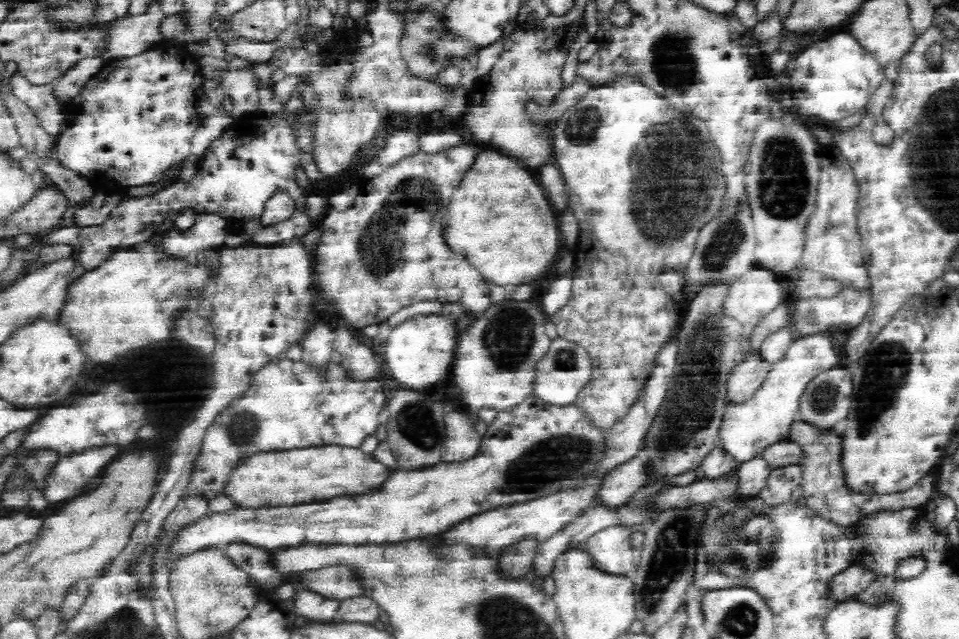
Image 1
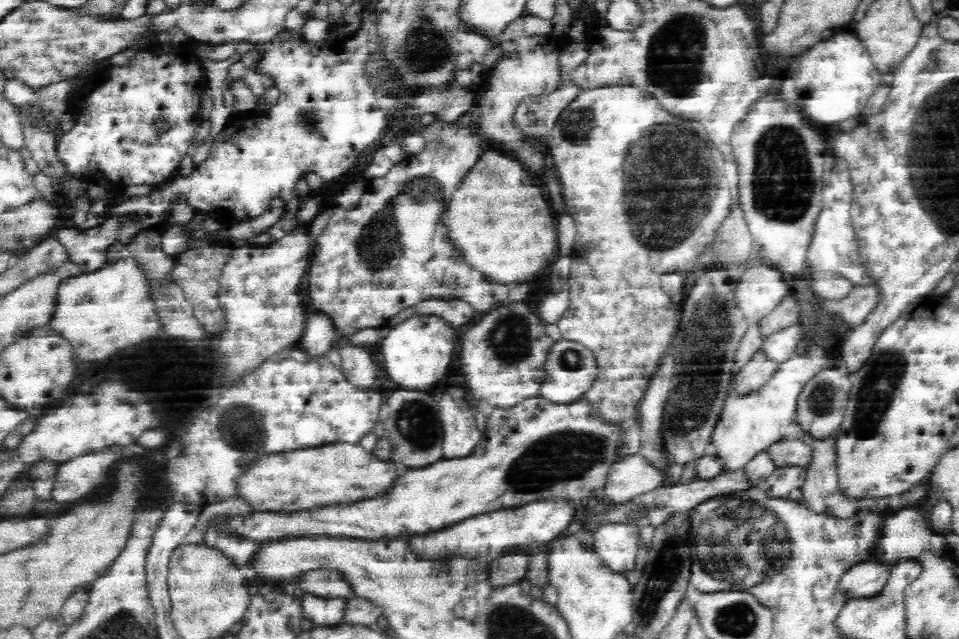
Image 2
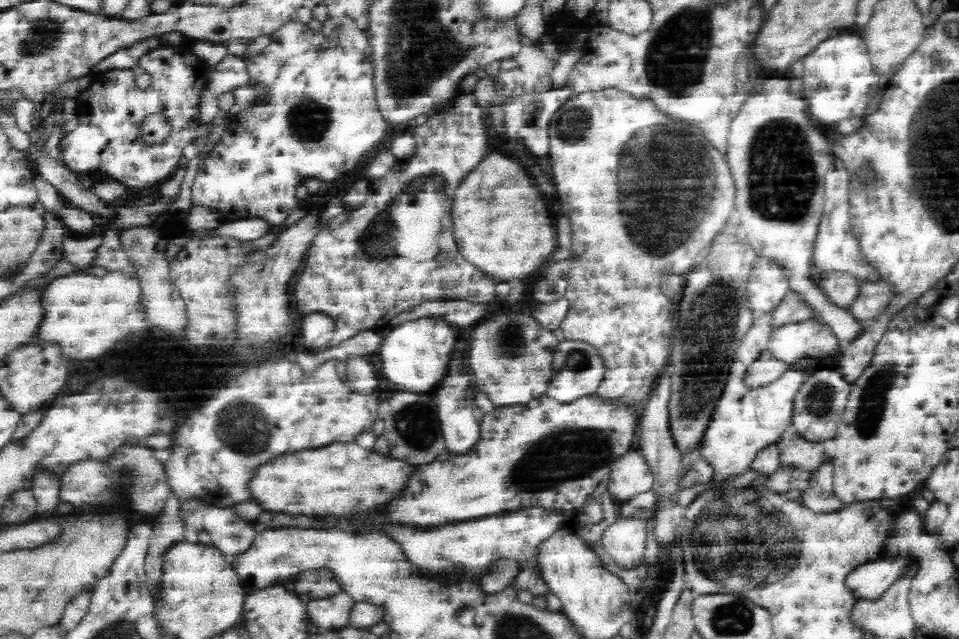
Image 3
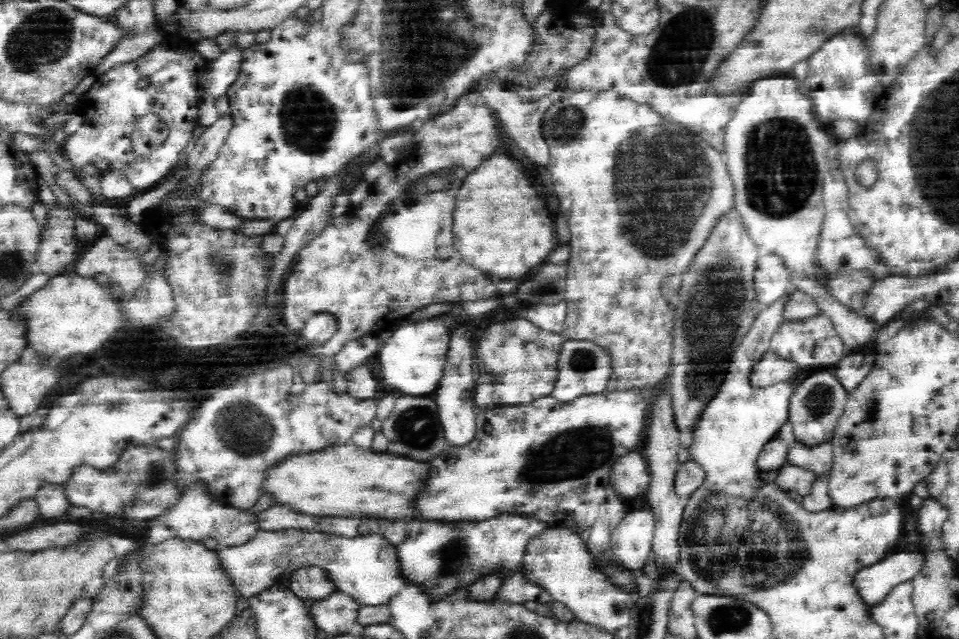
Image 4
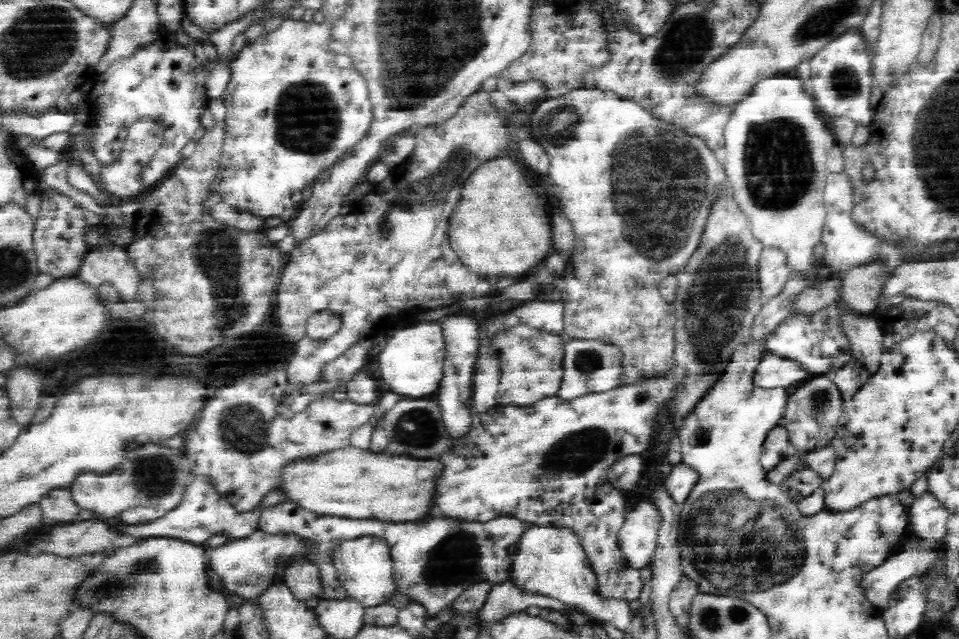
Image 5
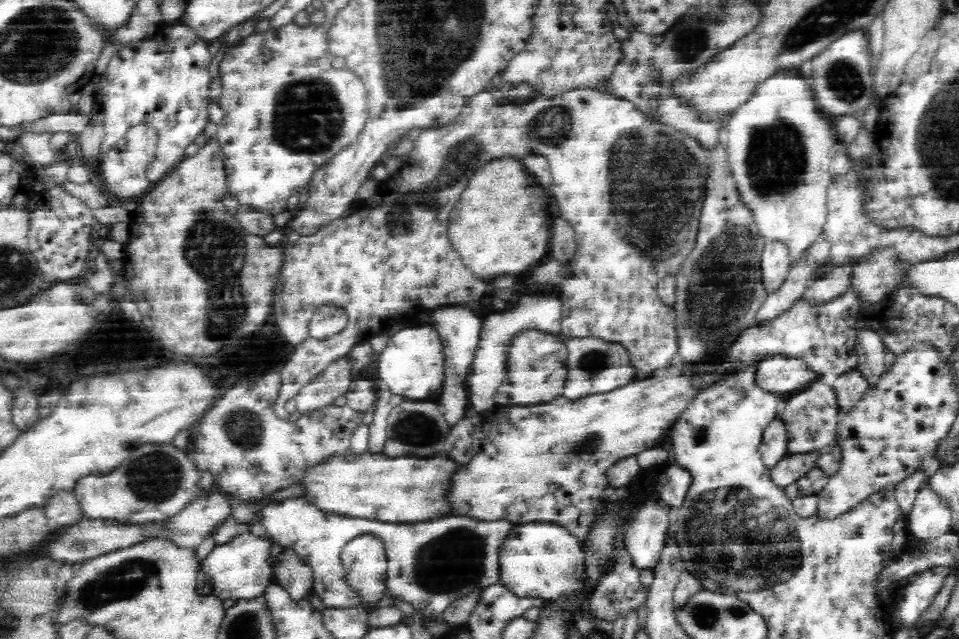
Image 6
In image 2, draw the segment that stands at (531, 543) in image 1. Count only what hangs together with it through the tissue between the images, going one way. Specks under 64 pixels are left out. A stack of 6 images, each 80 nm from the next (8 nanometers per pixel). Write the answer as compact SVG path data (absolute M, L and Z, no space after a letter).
M513 550L490 562L491 584L500 586L524 580L529 570L530 557L530 553L524 550Z

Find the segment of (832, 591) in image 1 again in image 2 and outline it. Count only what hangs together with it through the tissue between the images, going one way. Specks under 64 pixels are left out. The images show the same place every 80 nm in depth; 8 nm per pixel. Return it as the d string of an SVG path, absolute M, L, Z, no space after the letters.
M866 560L846 570L838 580L837 588L848 599L859 599L880 594L890 578L890 571Z

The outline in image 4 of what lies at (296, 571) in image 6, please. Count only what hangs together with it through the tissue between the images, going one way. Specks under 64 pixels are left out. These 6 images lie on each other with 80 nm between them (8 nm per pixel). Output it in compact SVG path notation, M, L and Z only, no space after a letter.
M318 567L298 570L288 577L290 590L301 599L312 598L314 601L328 598L337 591L335 583L327 571Z

